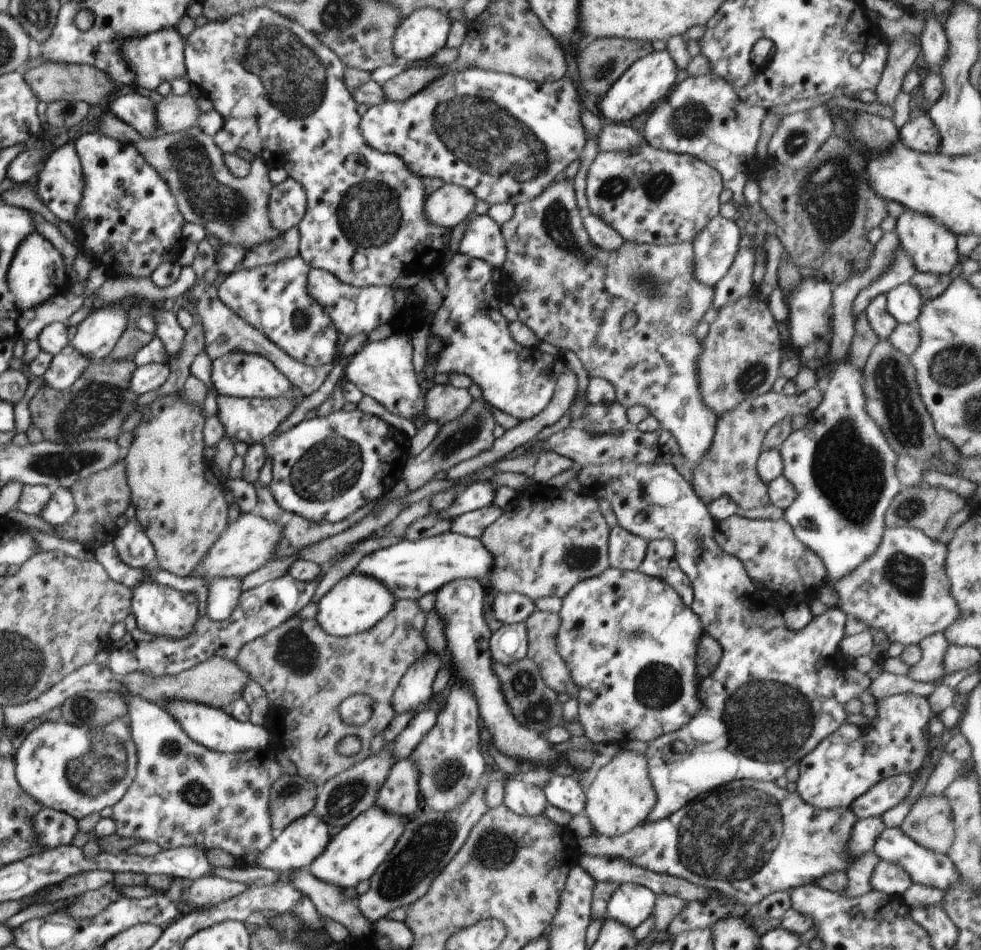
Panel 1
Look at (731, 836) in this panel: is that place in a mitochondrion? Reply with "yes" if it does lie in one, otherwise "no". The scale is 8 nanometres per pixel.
yes

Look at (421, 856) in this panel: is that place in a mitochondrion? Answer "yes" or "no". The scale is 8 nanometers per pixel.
yes

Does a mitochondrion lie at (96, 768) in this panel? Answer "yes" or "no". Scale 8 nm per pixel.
yes

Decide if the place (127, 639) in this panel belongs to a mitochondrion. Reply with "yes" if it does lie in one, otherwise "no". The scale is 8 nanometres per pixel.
no

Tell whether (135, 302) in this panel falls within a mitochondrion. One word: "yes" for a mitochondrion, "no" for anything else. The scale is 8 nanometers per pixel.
no

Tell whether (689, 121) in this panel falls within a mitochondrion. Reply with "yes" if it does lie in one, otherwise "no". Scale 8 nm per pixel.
yes

